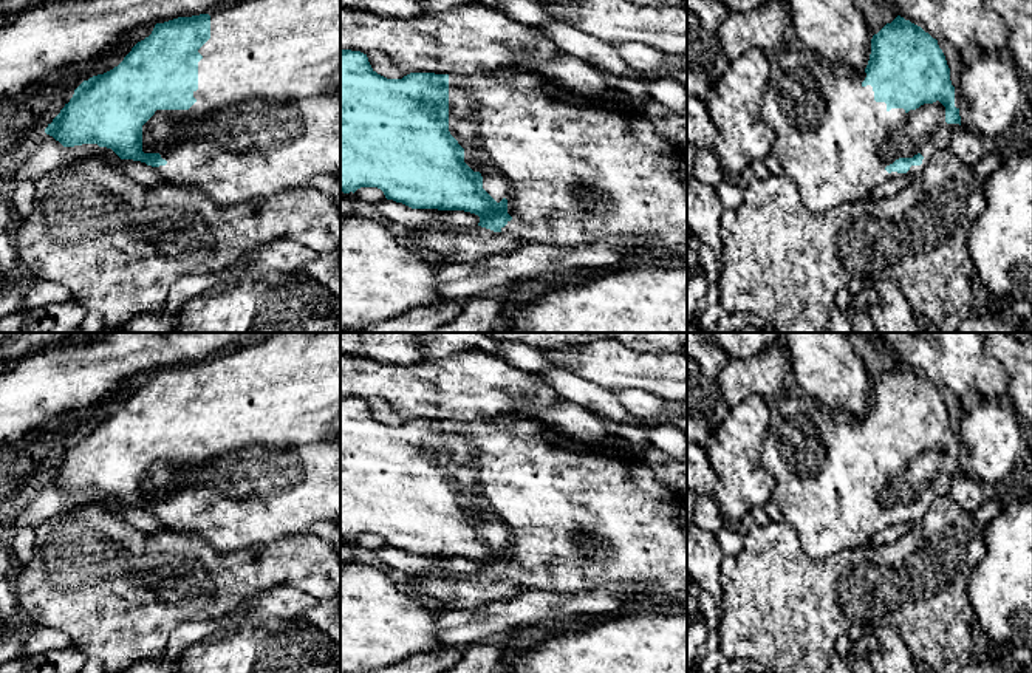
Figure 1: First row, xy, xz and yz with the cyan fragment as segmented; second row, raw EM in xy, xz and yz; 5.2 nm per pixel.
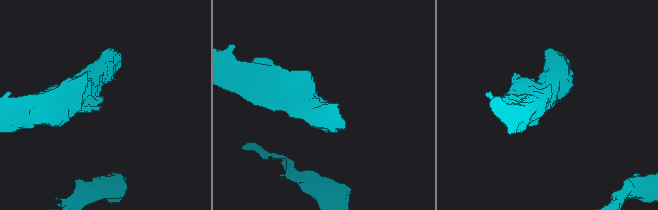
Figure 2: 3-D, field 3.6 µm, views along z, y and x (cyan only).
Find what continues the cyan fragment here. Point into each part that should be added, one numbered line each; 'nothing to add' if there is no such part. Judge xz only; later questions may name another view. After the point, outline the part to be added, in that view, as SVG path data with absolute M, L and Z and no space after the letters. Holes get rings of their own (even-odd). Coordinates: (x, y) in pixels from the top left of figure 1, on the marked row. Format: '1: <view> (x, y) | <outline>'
1: xz (573, 174) | M478 73L473 76L449 74L449 132L464 149L464 162L483 176L483 189L500 203L507 200L507 214L511 221L501 232L512 234L523 243L542 243L549 246L580 246L596 243L611 237L644 237L676 249L687 246L687 187L678 176L678 166L684 149L658 135L653 122L637 110L611 111L599 107L596 99L576 94L565 87L545 80L537 74L526 73L501 73L492 76Z

